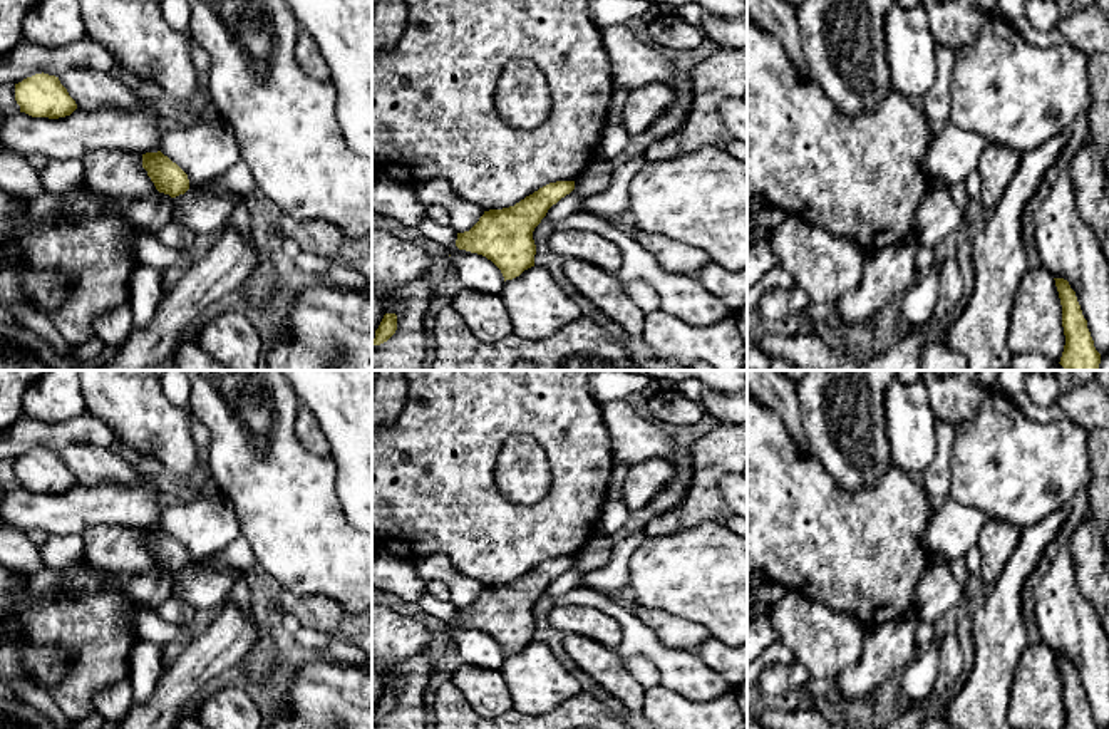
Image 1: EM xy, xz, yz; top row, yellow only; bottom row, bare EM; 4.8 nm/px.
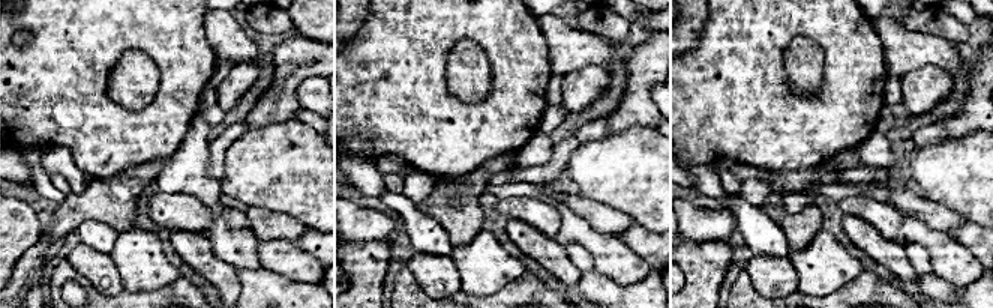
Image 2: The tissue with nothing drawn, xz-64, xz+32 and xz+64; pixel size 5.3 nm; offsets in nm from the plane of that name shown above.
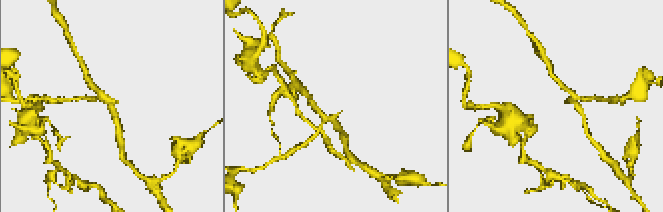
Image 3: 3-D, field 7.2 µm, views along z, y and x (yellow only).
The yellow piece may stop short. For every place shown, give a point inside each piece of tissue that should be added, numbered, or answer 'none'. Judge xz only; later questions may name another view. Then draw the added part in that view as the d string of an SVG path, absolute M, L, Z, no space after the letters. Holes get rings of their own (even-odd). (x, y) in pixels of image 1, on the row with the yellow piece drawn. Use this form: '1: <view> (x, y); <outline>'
none

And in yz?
none

